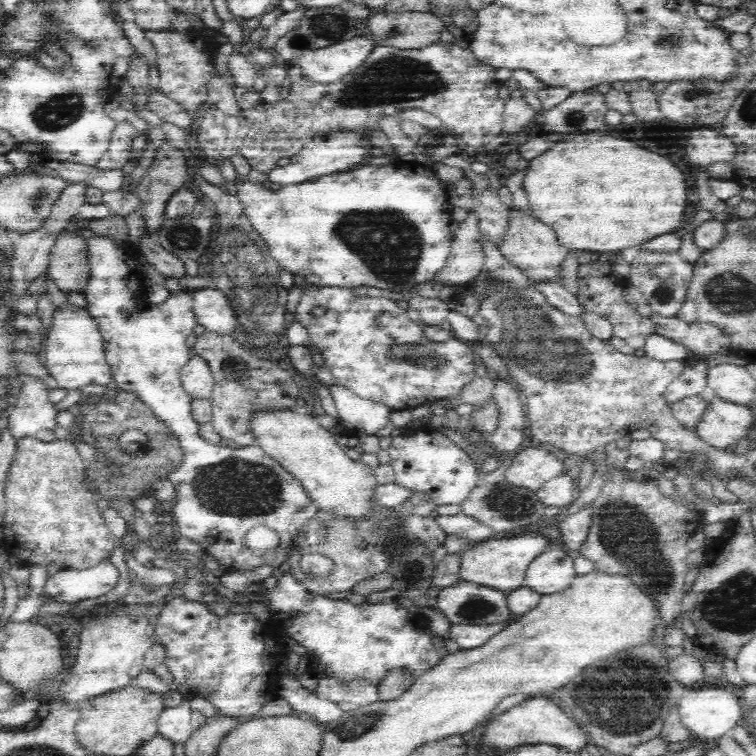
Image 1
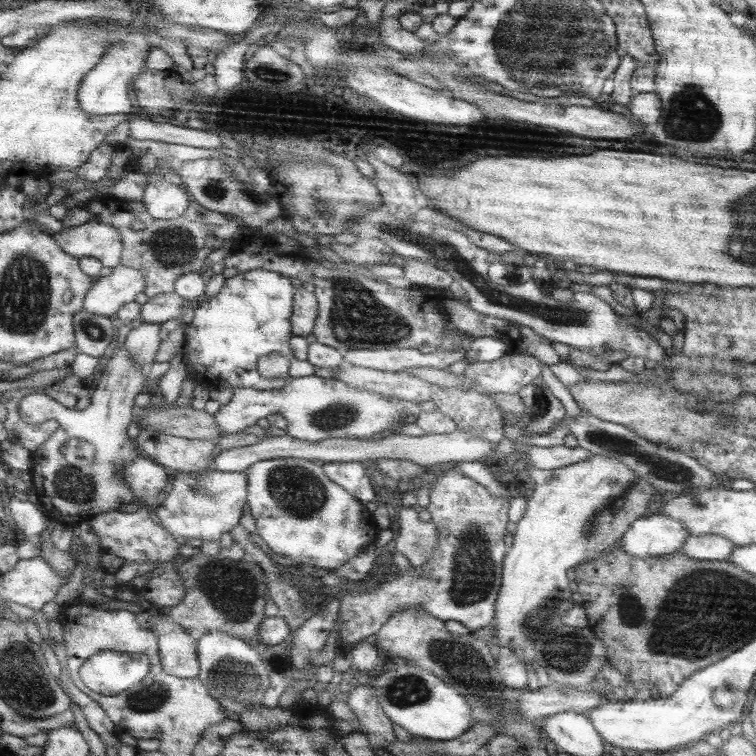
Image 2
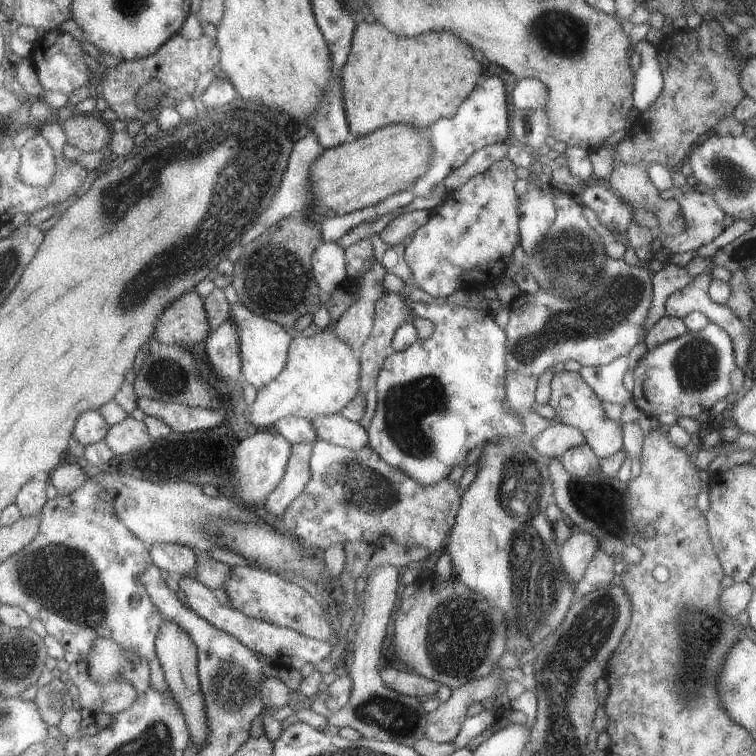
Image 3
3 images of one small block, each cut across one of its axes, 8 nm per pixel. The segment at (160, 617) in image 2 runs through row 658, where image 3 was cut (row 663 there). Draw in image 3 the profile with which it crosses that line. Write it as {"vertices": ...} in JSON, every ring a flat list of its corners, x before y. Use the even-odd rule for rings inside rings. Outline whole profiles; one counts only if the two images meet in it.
{"vertices":[[163,618,163,626,161,626,161,632,157,638,159,638,157,654,159,654,161,666,165,670,167,682,175,694,179,708,185,712,185,718,187,718,187,724,191,730,191,740,193,740,193,744,199,746,199,752,201,752,201,748,205,746,207,736,209,736,209,720,207,720,207,704,205,704,207,700,203,694,201,678,199,678,199,646,187,634,187,630,183,630,175,620,165,620,165,618]]}

